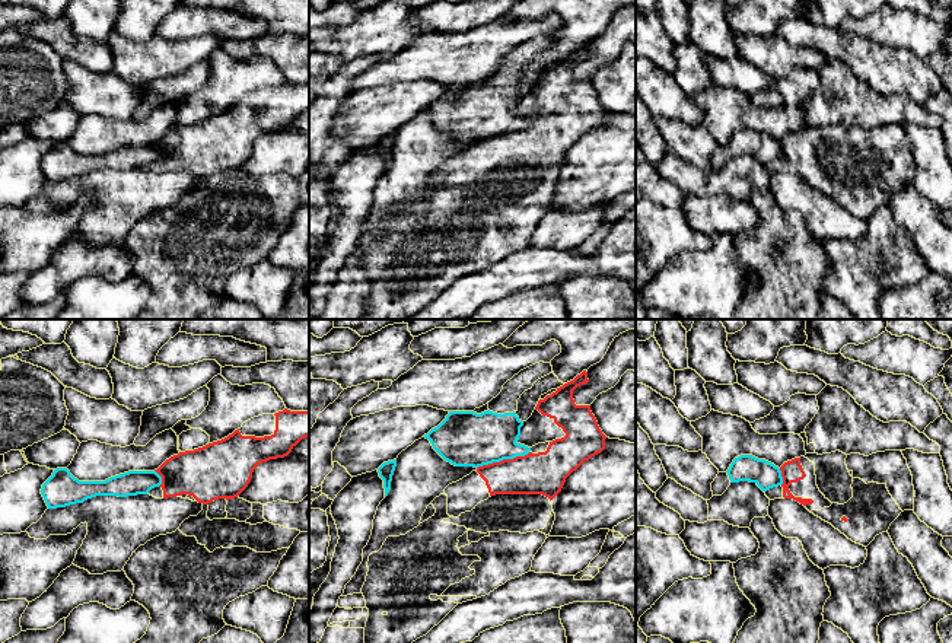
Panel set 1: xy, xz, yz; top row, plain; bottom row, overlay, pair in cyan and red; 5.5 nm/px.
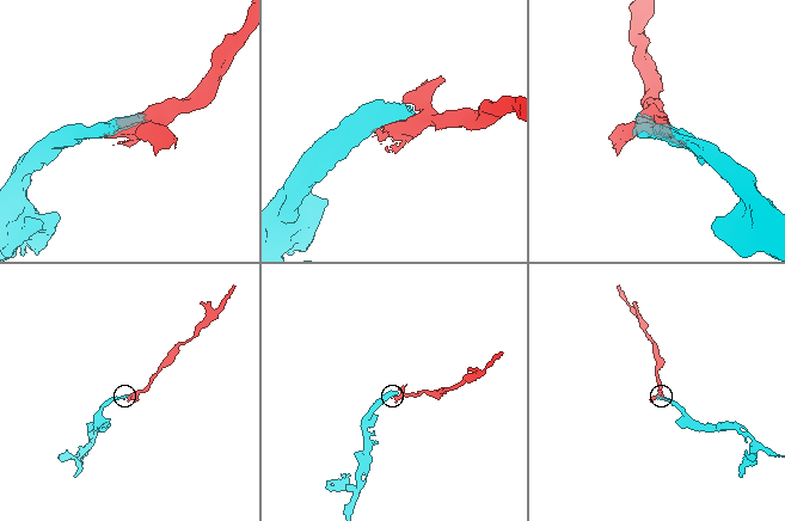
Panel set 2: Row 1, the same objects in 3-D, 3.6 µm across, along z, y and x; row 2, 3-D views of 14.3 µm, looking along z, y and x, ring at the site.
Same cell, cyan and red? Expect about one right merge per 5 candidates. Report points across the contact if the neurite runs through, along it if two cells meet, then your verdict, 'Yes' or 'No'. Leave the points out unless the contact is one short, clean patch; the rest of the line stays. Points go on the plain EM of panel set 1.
Boundary: xz (529, 126), (483, 137), (477, 142). No

